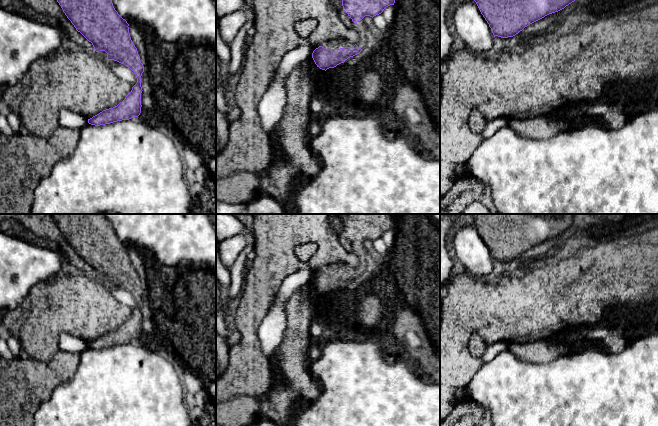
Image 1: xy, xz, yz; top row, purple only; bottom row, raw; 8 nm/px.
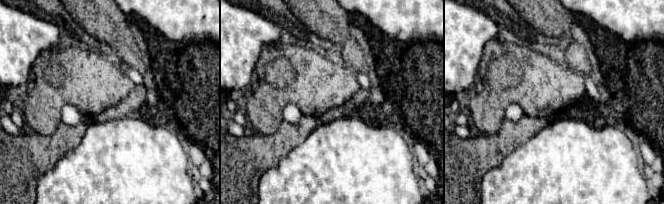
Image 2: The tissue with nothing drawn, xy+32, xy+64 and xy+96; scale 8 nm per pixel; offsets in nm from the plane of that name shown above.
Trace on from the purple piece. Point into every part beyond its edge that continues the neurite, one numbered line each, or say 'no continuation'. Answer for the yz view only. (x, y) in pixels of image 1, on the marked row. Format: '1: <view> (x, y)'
no continuation

